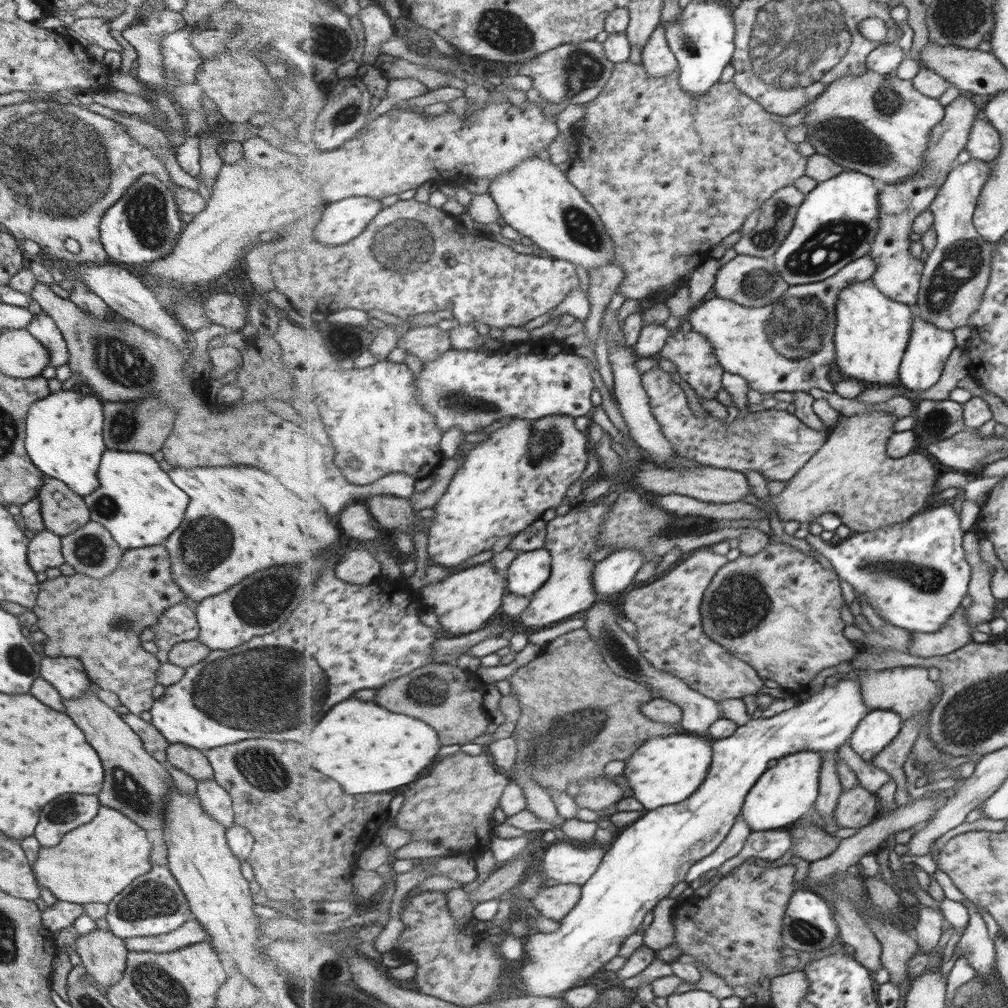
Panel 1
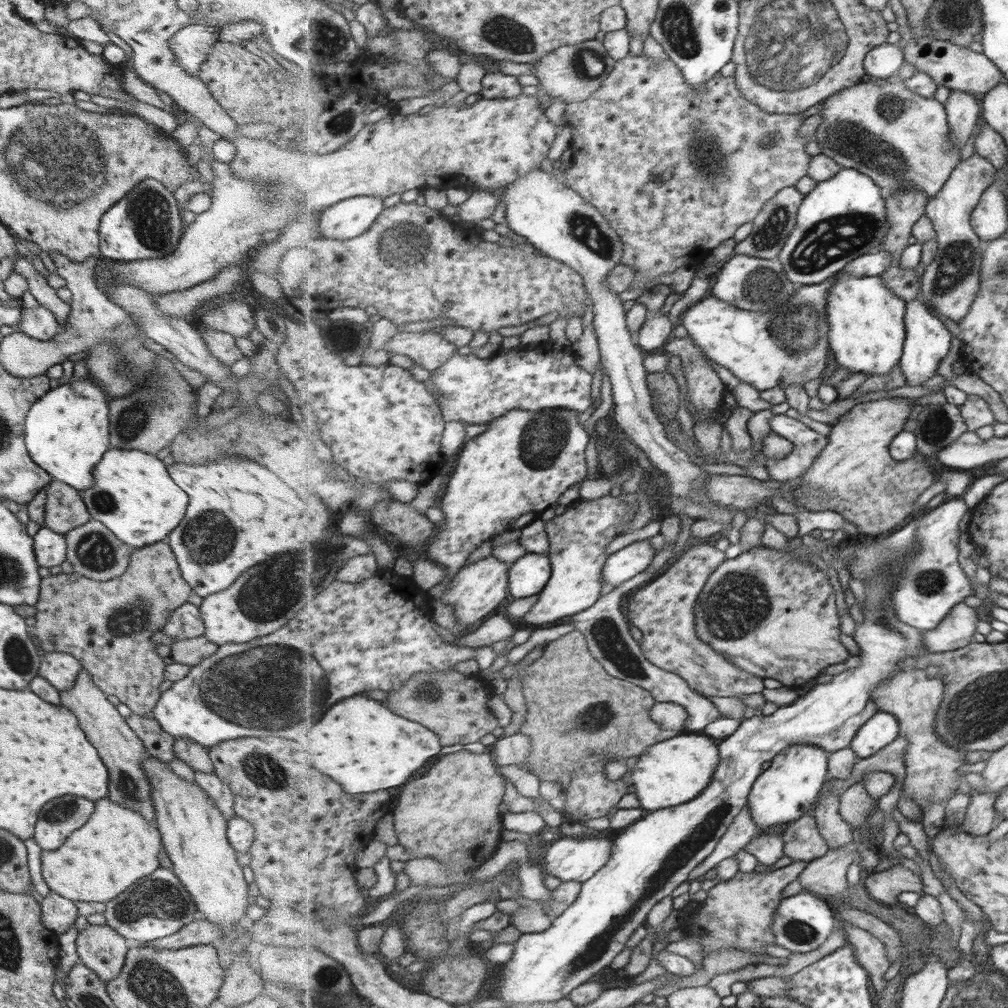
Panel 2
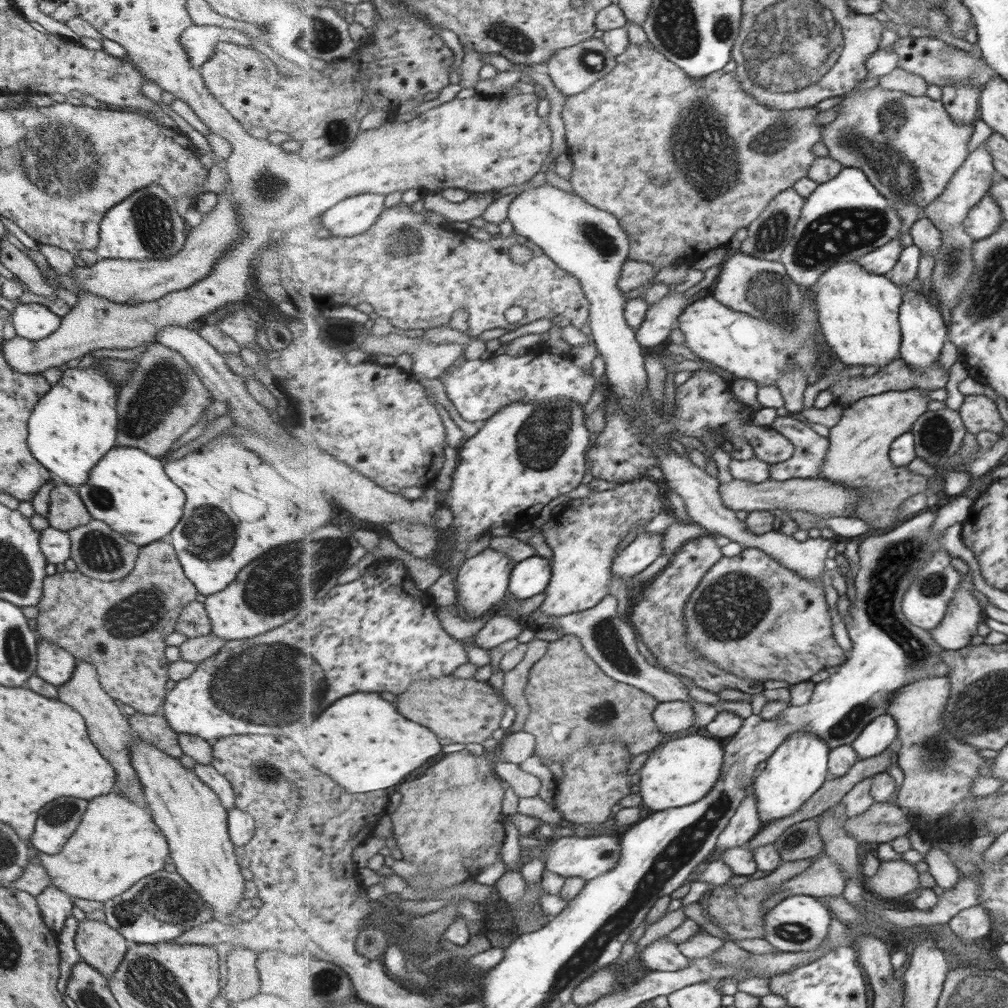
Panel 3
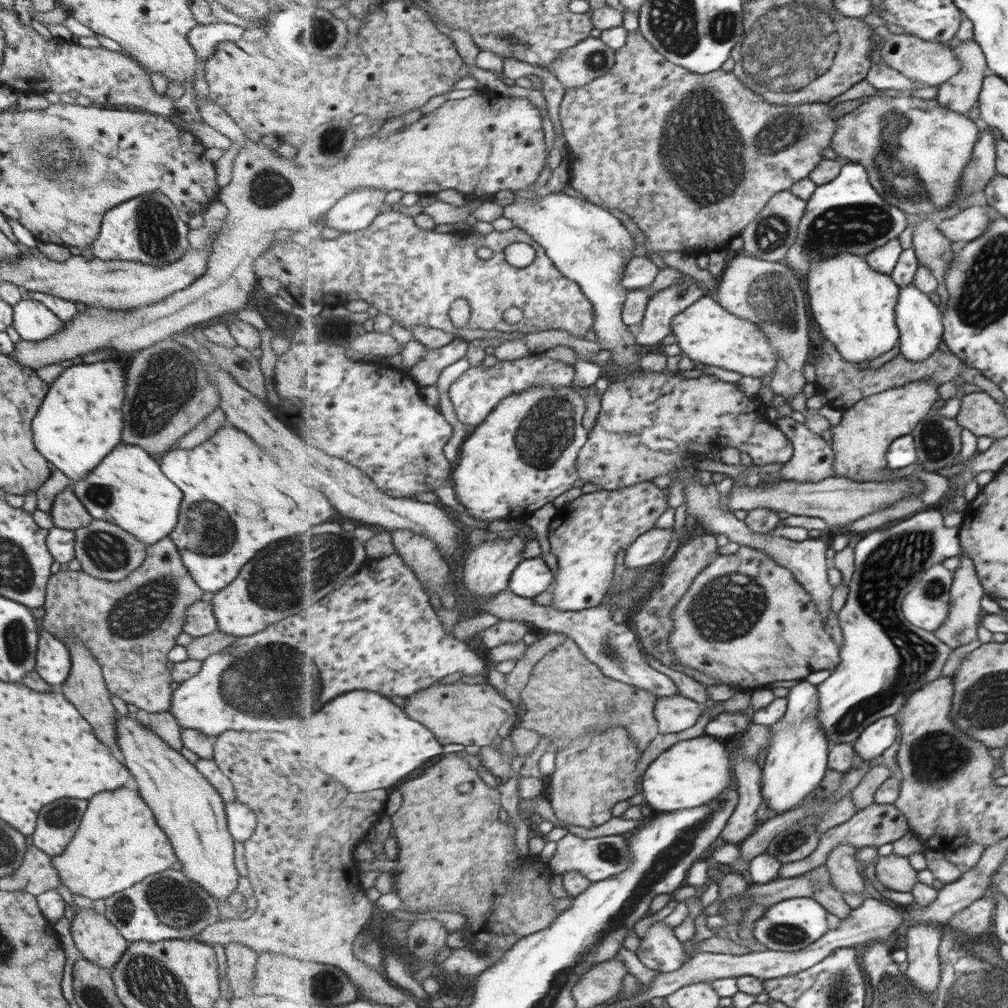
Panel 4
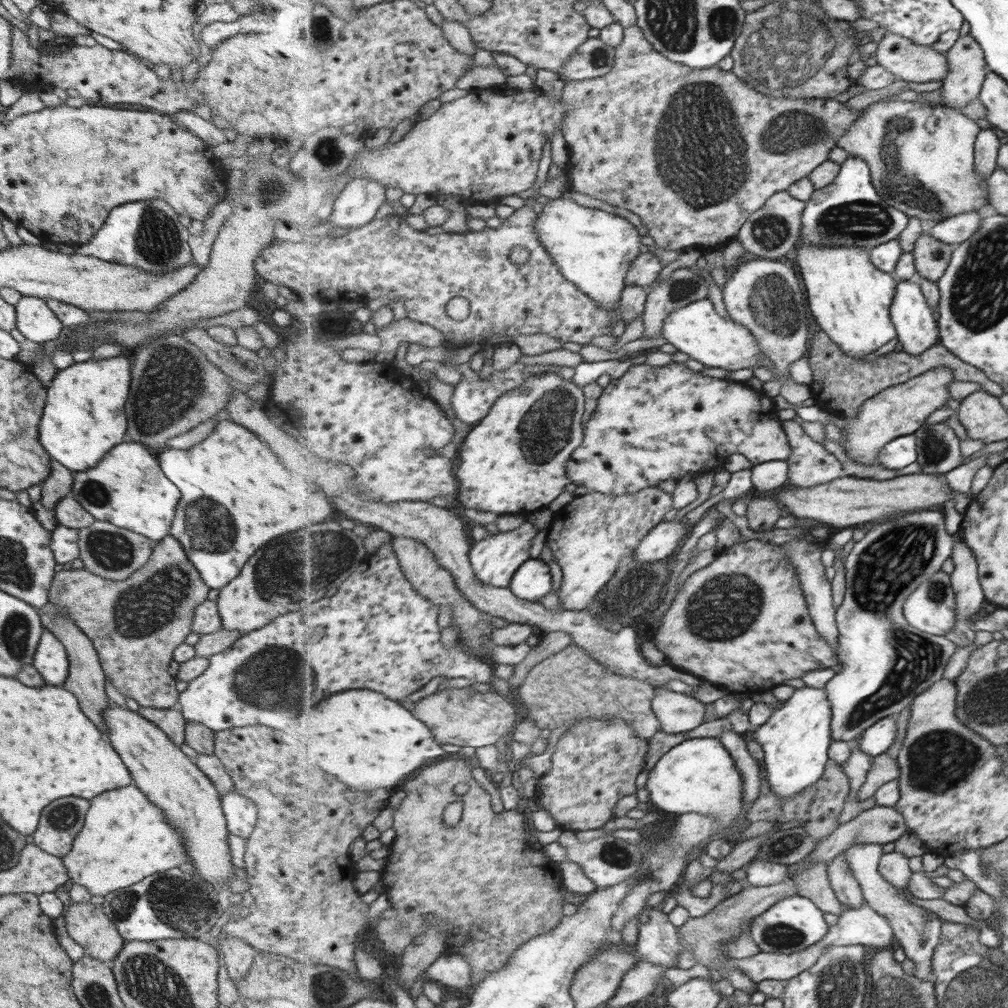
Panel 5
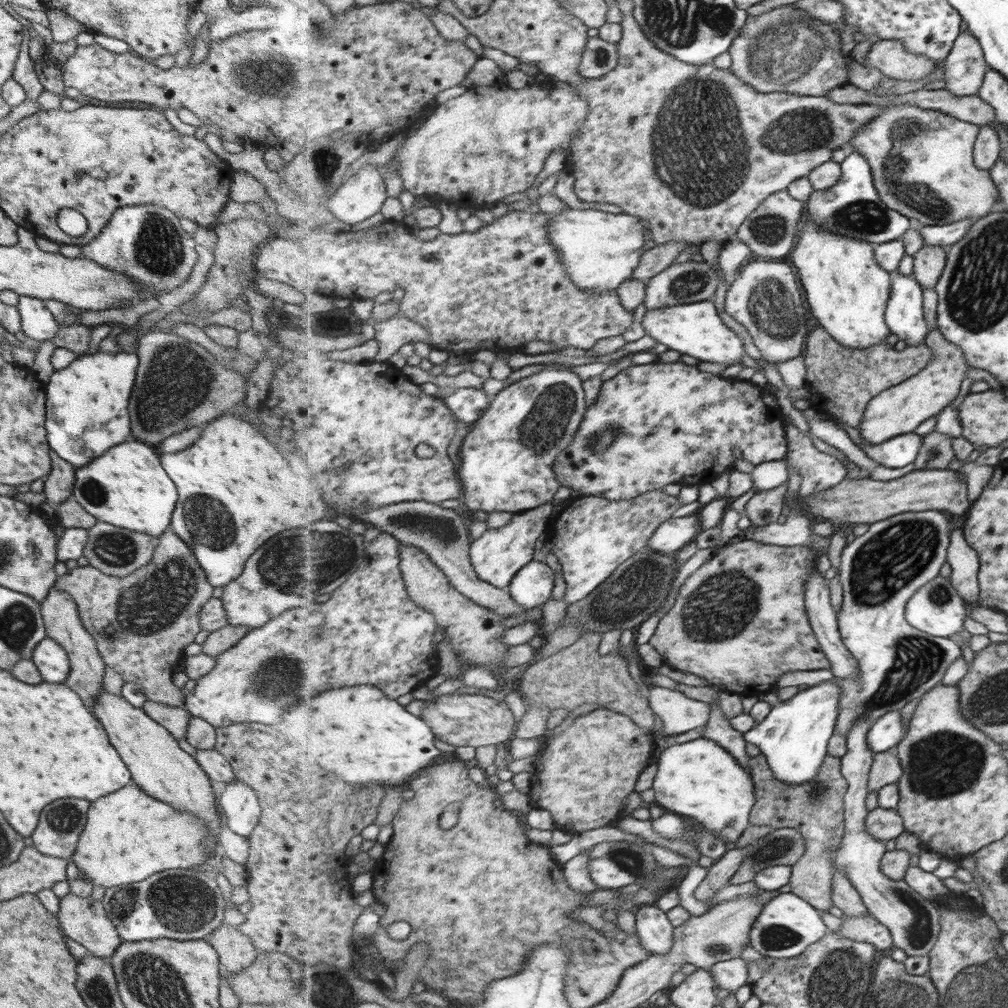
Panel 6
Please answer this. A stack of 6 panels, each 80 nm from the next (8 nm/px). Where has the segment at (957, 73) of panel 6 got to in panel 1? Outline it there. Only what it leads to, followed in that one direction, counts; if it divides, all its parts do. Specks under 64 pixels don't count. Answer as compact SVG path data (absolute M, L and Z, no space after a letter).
M959 94L946 106L946 117L931 134L924 170L899 184L886 184L880 192L880 229L869 254L878 262L878 271L872 279L878 289L889 298L895 299L895 302L903 302L911 307L918 305L919 293L922 292L923 287L922 274L925 263L910 254L914 222L922 212L930 208L942 184L947 180L948 174L957 165L961 151L967 146L968 134L977 112L969 95Z

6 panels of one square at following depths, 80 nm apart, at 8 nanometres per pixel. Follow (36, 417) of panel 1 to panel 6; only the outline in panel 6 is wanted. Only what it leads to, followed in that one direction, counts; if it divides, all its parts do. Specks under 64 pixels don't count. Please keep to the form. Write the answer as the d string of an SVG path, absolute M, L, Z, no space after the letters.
M96 351L76 355L70 363L54 371L45 384L43 426L48 450L76 469L129 438L127 403L138 358L131 353Z

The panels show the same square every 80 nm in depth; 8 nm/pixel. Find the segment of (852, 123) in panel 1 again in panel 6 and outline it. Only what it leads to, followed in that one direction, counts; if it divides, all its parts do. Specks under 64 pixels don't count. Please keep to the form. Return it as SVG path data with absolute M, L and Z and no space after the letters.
M913 105L890 106L883 115L858 132L847 150L855 150L868 158L874 174L874 185L883 202L912 219L917 218L918 225L937 226L966 218L985 217L989 208L999 201L998 190L989 171L975 166L973 161L973 146L977 134L977 125L940 111L919 109Z

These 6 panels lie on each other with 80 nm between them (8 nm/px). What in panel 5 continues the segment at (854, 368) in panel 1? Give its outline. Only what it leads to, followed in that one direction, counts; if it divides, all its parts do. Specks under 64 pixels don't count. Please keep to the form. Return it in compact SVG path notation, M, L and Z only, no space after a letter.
M803 245L796 249L794 260L807 285L813 317L845 354L862 357L898 338L897 328L891 319L898 280L892 273L875 266L870 250L841 245Z

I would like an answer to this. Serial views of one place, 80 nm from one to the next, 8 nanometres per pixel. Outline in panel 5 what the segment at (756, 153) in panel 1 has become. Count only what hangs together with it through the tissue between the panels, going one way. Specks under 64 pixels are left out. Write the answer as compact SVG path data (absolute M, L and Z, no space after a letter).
M637 24L624 29L623 42L616 48L616 60L611 72L603 76L584 81L565 82L563 100L568 110L563 121L563 134L569 154L566 172L571 180L570 188L575 192L599 198L612 206L623 207L637 214L654 240L653 245L663 249L680 252L681 248L697 247L697 244L701 244L701 248L704 249L706 246L717 248L717 244L721 242L729 243L738 236L749 218L759 212L774 194L789 190L797 181L809 177L818 166L827 162L829 152L862 115L862 110L851 110L847 104L839 102L836 98L772 97L759 92L732 70L720 70L718 66L711 69L696 69L680 62L673 62L666 54L655 50Z

